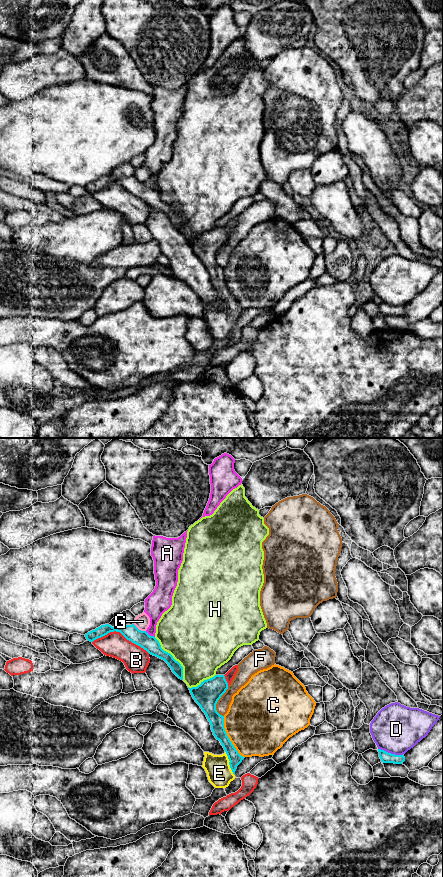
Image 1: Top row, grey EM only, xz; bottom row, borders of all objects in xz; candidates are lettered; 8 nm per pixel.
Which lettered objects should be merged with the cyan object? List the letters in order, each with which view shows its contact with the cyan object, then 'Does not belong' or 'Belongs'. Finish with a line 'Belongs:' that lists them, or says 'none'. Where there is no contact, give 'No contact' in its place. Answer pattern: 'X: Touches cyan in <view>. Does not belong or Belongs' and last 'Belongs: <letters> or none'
A: Touches cyan in xz. Does not belong
B: Touches cyan in xz. Does not belong
C: Touches cyan in xz. Does not belong
D: Touches cyan in xz. Does not belong
E: Touches cyan in xz. Belongs
F: Touches cyan in xz. Does not belong
G: Touches cyan in xz. Does not belong
H: Touches cyan in xz. Does not belong
Belongs: E

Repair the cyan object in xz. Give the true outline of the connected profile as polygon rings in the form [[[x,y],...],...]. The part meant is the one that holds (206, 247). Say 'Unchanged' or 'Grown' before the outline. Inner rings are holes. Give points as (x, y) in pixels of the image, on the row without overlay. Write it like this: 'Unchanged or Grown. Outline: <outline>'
Grown. Outline: [[[215,227],[204,232],[197,239],[189,240],[193,251],[210,274],[213,287],[220,293],[225,302],[222,307],[204,304],[205,309],[202,319],[207,325],[209,334],[215,340],[228,339],[230,334],[235,331],[237,318],[245,310],[238,305],[230,293],[224,280],[224,268],[216,262],[218,252],[227,241],[228,235],[224,227]]]

